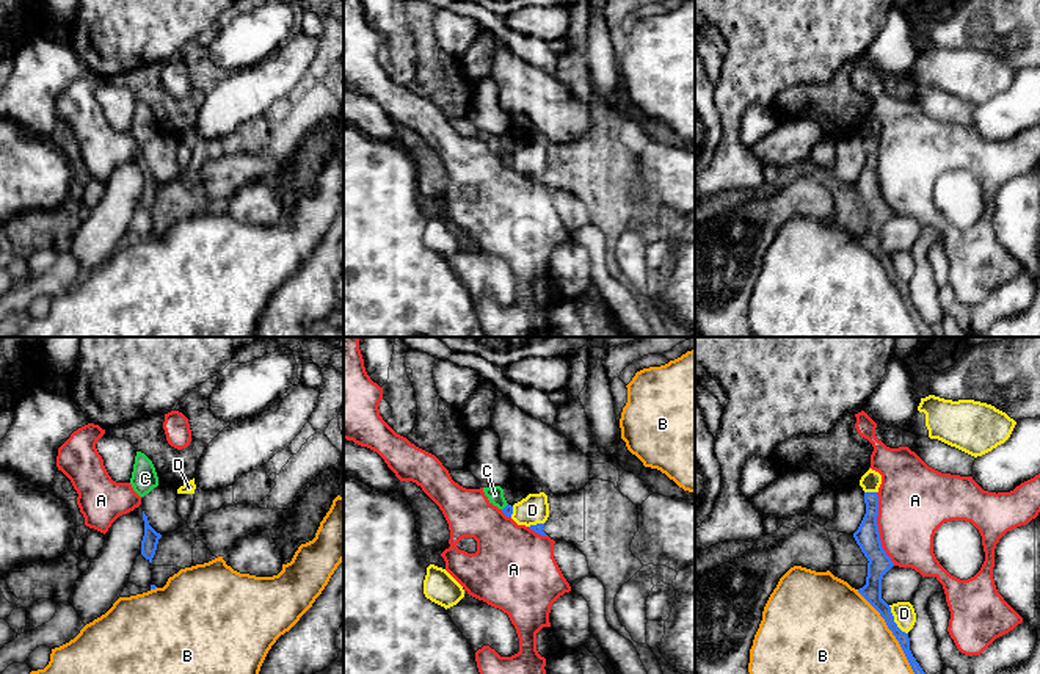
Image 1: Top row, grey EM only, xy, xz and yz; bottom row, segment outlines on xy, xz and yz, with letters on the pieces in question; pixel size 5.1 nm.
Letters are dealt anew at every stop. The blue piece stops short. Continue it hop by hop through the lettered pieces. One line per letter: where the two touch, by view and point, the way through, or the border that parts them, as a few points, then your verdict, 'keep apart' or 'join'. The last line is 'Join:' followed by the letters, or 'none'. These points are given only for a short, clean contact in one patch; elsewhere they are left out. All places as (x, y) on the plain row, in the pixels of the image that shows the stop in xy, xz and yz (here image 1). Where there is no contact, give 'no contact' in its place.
A: meets blue in yz at (877, 177); keep apart
B: meets blue in yz at (896, 287); keep apart
C: meets blue in xz at (505, 155); border along xz (507, 152), (502, 159); keep apart
D: meets blue in yz at (893, 270); keep apart
Join: none

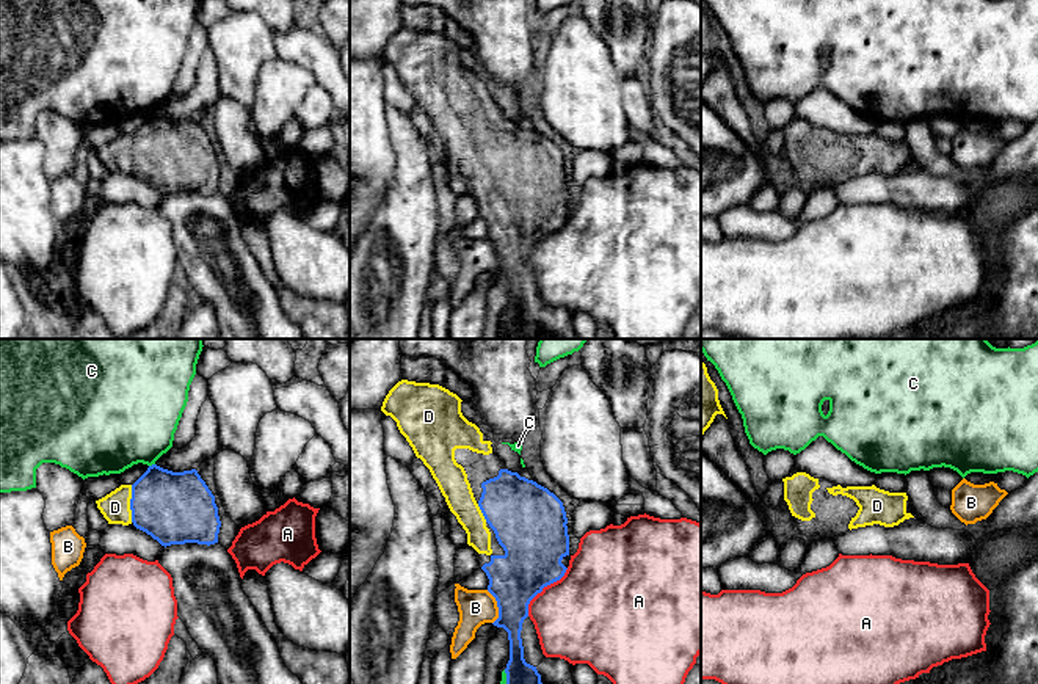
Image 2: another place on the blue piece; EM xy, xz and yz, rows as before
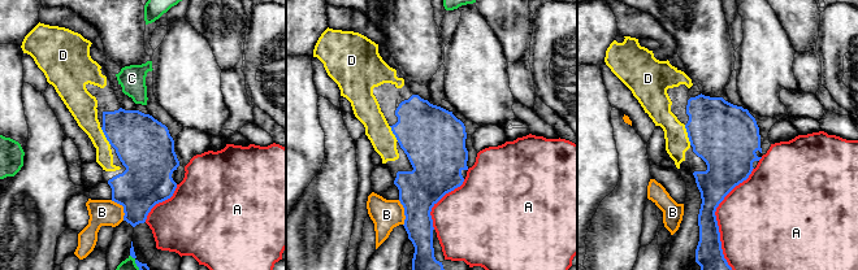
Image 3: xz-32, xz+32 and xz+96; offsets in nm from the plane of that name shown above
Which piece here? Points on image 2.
A: meets blue in xz at (543, 236); keep apart
B: meets blue in xz at (497, 254); keep apart
C: meets blue in xy at (152, 113); keep apart
D: meets blue in xy at (130, 152); runs through xy (173, 156), (130, 152), (115, 156); join
Join: D

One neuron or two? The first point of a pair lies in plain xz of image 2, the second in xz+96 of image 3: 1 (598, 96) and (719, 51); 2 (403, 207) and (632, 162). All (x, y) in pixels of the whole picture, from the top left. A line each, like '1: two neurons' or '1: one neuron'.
1: two neurons
2: one neuron

